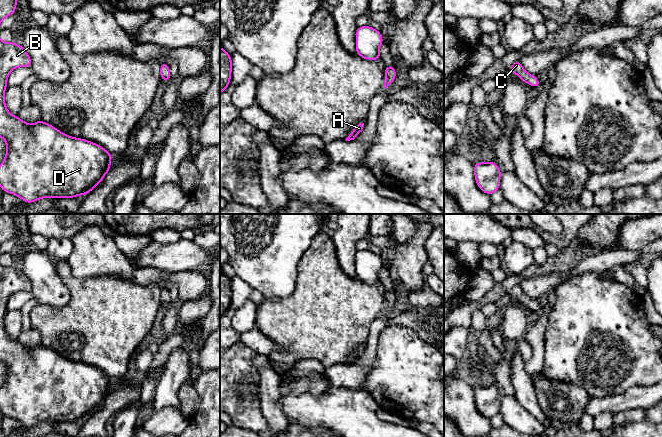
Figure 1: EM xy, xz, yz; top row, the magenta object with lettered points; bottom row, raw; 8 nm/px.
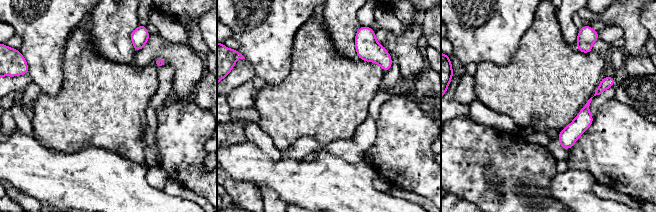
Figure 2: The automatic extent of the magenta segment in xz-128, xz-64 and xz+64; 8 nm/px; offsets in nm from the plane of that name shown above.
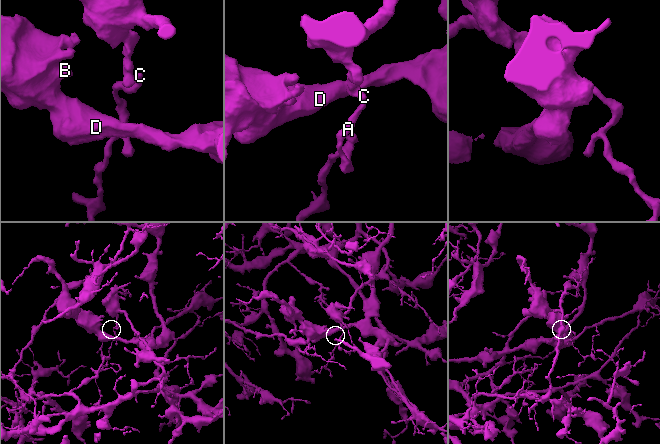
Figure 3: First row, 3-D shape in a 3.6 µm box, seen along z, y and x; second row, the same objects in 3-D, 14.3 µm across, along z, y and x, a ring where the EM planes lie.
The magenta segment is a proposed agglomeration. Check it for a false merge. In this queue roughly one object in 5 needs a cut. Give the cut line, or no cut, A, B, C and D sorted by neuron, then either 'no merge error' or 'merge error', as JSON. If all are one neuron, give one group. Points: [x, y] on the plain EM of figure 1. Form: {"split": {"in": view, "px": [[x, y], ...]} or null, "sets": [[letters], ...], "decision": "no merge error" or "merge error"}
{"split": null, "sets": [["A", "B", "C", "D"]], "decision": "no merge error"}

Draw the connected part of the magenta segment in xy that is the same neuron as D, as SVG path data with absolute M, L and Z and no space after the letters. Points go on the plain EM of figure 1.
M0 264L0 361L7 368L4 385L0 388L0 411L26 427L40 422L86 419L103 404L112 391L110 384L115 381L98 368L66 359L42 343L29 349L8 336L4 324L8 299L17 291L31 289L31 282L22 269Z

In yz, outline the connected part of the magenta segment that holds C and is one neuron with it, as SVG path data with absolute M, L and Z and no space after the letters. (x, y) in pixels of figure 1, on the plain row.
M521 285L514 286L509 293L512 297L518 299L519 302L521 303L521 305L523 305L523 306L525 306L525 307L527 307L535 312L539 312L541 310L541 308L538 305L536 300L528 298L524 294L524 292L521 288Z

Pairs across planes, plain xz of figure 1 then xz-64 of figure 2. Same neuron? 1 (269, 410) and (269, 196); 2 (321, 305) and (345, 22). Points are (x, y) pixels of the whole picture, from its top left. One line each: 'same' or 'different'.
1: same
2: different

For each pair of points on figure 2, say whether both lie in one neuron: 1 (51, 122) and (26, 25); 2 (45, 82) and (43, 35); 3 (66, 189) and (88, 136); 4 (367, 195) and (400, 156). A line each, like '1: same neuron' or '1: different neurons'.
1: different neurons
2: same neuron
3: different neurons
4: different neurons

